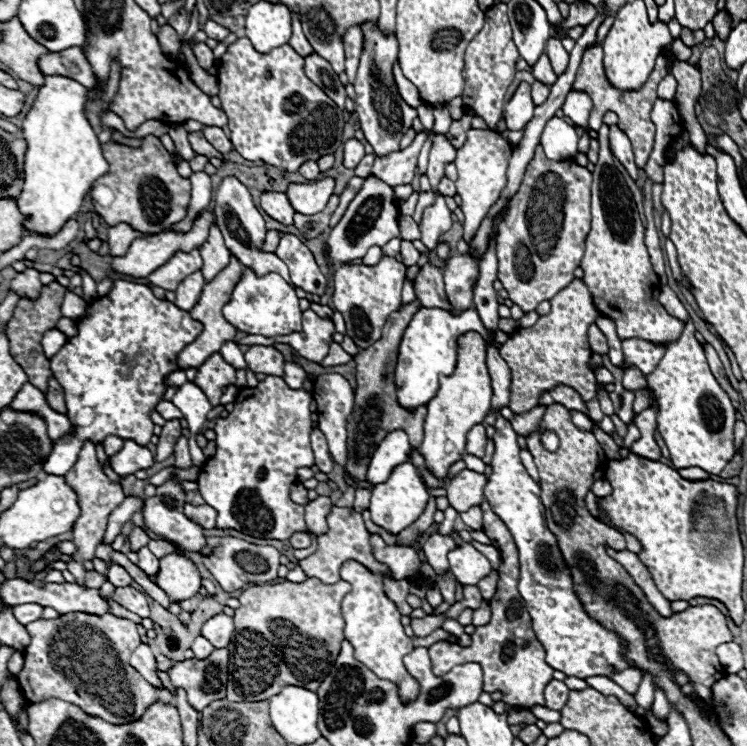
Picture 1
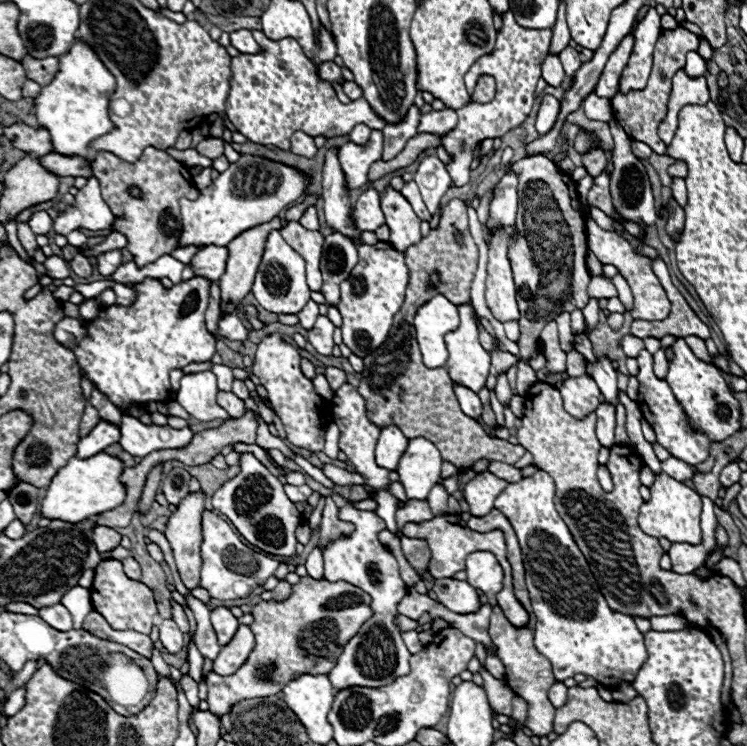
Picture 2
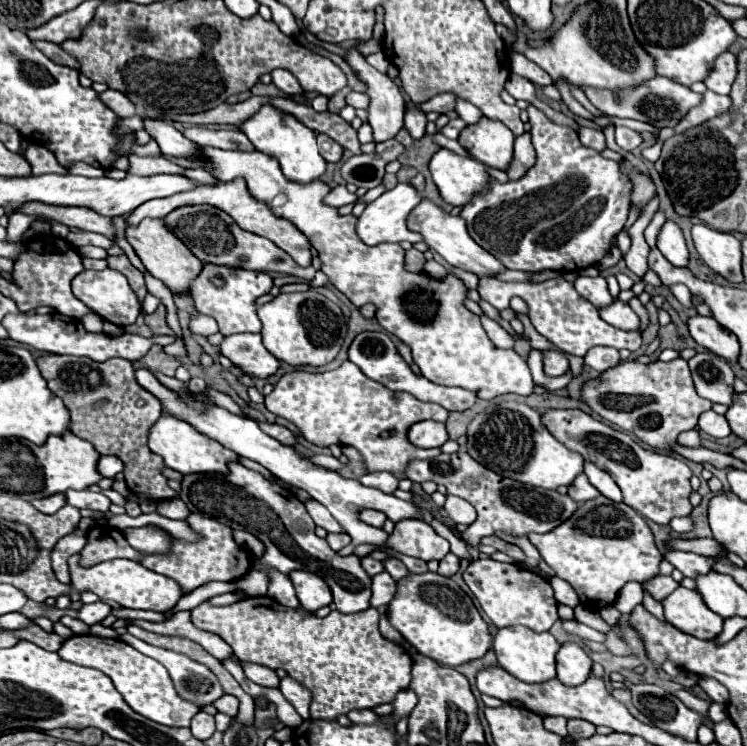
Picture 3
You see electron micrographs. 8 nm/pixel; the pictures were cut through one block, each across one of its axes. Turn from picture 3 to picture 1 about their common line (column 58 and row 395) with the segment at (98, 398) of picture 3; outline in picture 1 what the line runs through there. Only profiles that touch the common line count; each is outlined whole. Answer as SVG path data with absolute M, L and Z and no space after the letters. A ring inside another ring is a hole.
M412 300L408 306L402 306L400 310L396 310L396 314L392 314L388 318L388 322L384 324L384 330L382 330L382 338L360 350L354 358L356 362L356 402L354 402L354 412L352 416L348 418L348 464L346 464L346 470L352 474L352 478L358 478L358 480L366 480L366 470L368 470L368 462L376 450L376 446L386 438L388 432L392 430L404 430L408 436L410 436L410 446L412 446L412 452L410 452L410 458L412 458L412 464L418 468L420 476L424 478L426 486L428 488L444 488L448 484L448 480L440 480L436 478L428 466L426 466L426 460L422 458L422 454L418 454L418 446L422 444L422 438L424 438L424 418L426 418L426 412L428 412L428 404L424 406L418 406L414 412L406 410L400 406L398 402L398 396L396 396L396 384L394 384L394 372L396 372L396 358L398 358L398 344L402 342L402 336L404 336L404 330L406 326L410 324L412 316L416 314L416 310L420 310L422 304L420 300Z

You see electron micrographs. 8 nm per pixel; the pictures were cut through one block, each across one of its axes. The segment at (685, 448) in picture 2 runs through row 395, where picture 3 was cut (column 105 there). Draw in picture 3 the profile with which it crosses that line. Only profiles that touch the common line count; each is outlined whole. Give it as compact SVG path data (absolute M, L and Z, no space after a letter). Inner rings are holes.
M78 634L78 636L70 636L68 640L64 640L58 654L68 662L102 670L106 676L112 678L116 690L124 696L124 700L130 704L130 708L134 712L138 712L158 724L190 726L190 720L198 712L196 704L182 700L176 694L172 680L170 680L166 668L160 666L160 662L156 662L150 656L144 656L142 652L124 644L122 640L108 640L108 638L98 638L98 636L90 636L90 634Z

